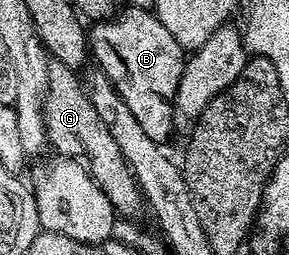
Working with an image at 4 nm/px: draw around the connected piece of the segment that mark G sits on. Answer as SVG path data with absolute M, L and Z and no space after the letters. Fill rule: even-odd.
M50 59L49 73L47 74L49 89L45 92L45 134L48 143L57 151L54 153L58 157L79 160L85 165L86 170L93 176L94 182L103 190L103 194L107 194L113 211L118 217L136 217L136 212L143 208L141 188L133 179L133 172L127 166L115 138L111 138L111 130L107 130L107 126L103 126L99 114L95 114L95 108L87 93L86 85L81 85L81 80L77 76L80 75L74 69L63 66L57 60Z

